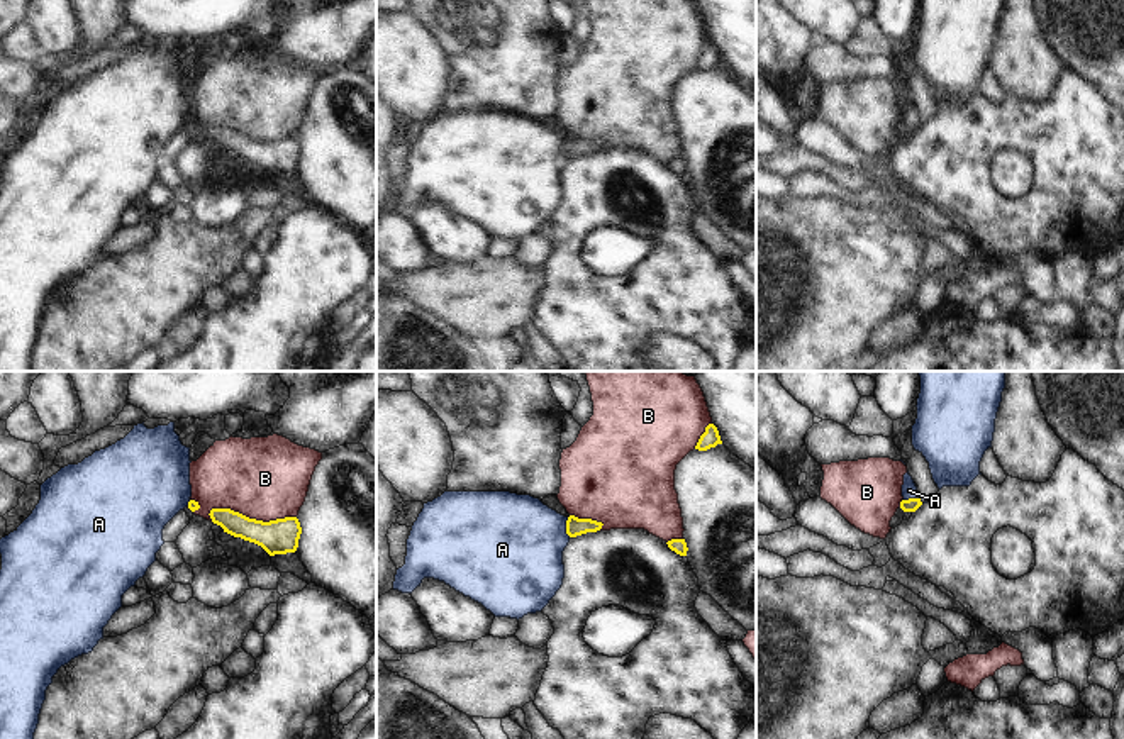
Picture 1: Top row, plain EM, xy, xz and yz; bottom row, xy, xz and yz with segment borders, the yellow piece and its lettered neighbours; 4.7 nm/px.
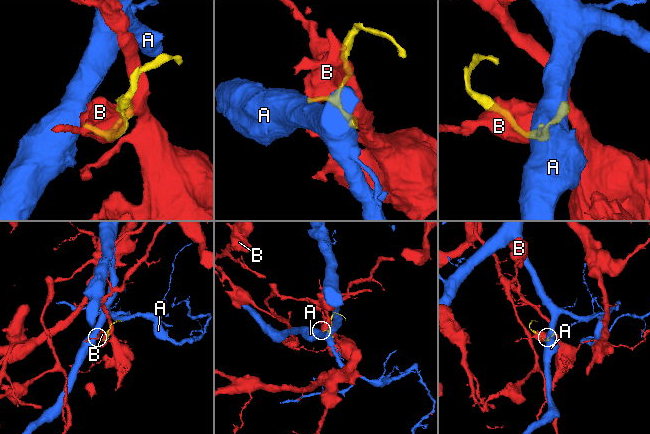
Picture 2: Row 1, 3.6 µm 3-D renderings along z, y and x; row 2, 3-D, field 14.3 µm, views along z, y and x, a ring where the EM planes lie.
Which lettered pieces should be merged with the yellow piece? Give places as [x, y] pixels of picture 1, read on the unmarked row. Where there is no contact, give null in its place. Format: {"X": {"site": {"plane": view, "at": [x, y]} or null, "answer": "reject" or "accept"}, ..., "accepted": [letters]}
{"A": {"site": {"plane": "xz", "at": [567, 148]}, "answer": "accept"}, "B": {"site": {"plane": "xy", "at": [251, 139]}, "answer": "reject"}, "accepted": ["A"]}

